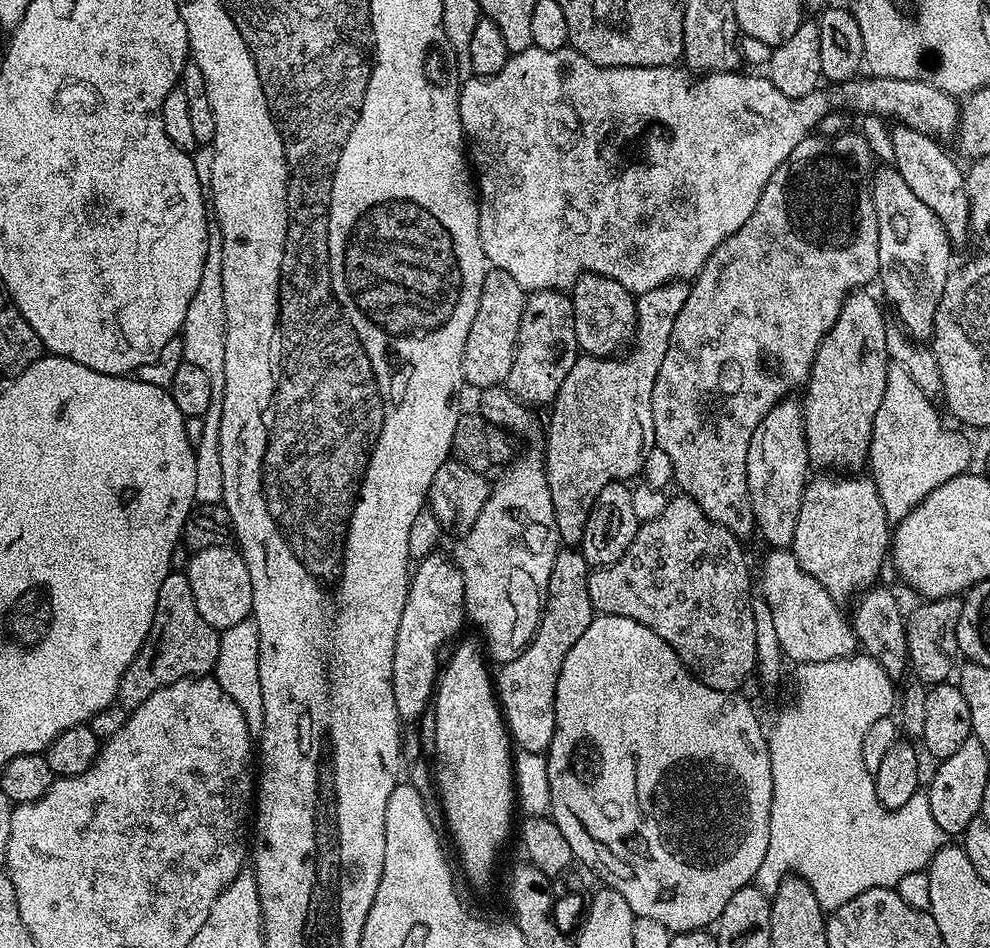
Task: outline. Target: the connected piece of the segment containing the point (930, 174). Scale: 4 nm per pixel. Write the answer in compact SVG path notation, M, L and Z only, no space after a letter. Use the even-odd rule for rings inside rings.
M897 123L892 132L892 156L894 167L902 174L906 186L914 190L925 206L930 206L934 214L942 222L946 234L952 239L953 245L960 246L970 237L968 226L968 211L970 210L970 198L966 194L966 175L963 167L956 165L957 157L943 148L941 141L935 136L927 136L913 128L907 128L904 124Z

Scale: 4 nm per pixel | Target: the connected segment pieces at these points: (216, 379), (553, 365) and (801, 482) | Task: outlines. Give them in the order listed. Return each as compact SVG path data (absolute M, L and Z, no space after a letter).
M219 231L208 234L208 257L198 290L186 306L184 326L180 330L179 340L184 351L184 363L199 366L210 374L210 410L206 410L204 429L196 449L196 473L194 474L194 494L196 504L218 504L224 499L222 486L222 466L217 462L220 446L220 419L222 418L222 398L226 398L226 301L222 299L222 246Z
M555 288L527 293L522 306L522 322L518 322L514 362L506 381L508 391L529 406L551 405L577 358L571 295Z
M785 398L768 411L762 422L758 422L750 438L750 450L746 450L750 506L754 510L759 535L764 535L765 542L772 548L788 548L792 543L794 526L798 526L802 494L810 479L808 468L810 461L804 433L804 409L792 398Z

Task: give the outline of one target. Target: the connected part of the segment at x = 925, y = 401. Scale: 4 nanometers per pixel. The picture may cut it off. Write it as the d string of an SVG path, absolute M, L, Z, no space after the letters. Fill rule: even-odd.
M889 361L886 376L886 391L878 414L872 422L872 447L870 465L874 468L874 479L882 506L886 509L887 520L897 525L914 508L929 496L938 486L950 478L963 475L972 460L972 446L960 432L948 428L940 418L935 403L924 395L905 369L898 362Z

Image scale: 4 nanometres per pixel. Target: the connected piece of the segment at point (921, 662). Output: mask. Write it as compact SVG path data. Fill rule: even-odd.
M957 596L923 601L922 605L909 611L907 626L907 652L911 675L925 687L947 683L955 673L959 659L957 646L958 621L961 617L963 599Z

